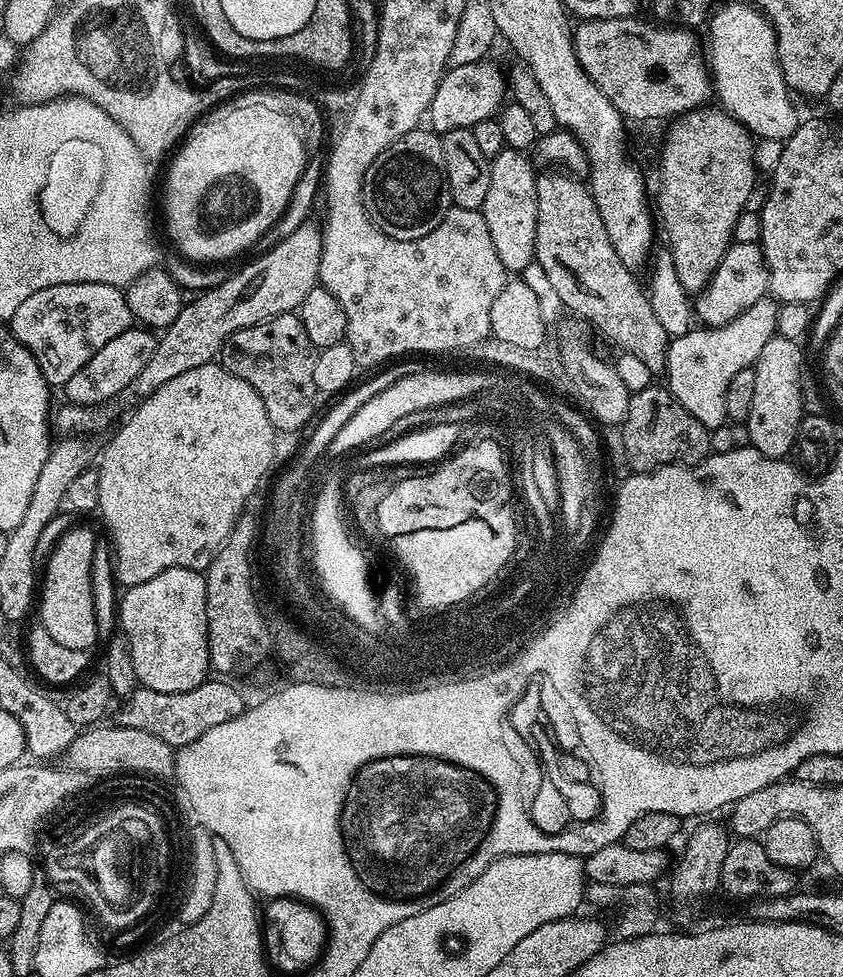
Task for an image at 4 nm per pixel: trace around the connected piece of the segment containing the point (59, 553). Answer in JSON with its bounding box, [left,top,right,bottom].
[38,528,100,652]

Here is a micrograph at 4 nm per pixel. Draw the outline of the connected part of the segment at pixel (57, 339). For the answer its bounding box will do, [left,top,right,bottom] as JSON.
[10,282,133,386]

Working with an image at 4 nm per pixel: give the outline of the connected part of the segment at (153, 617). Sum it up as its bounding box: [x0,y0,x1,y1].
[119,568,210,694]

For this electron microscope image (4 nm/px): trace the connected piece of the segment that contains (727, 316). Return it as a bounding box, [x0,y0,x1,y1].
[694,240,768,328]

